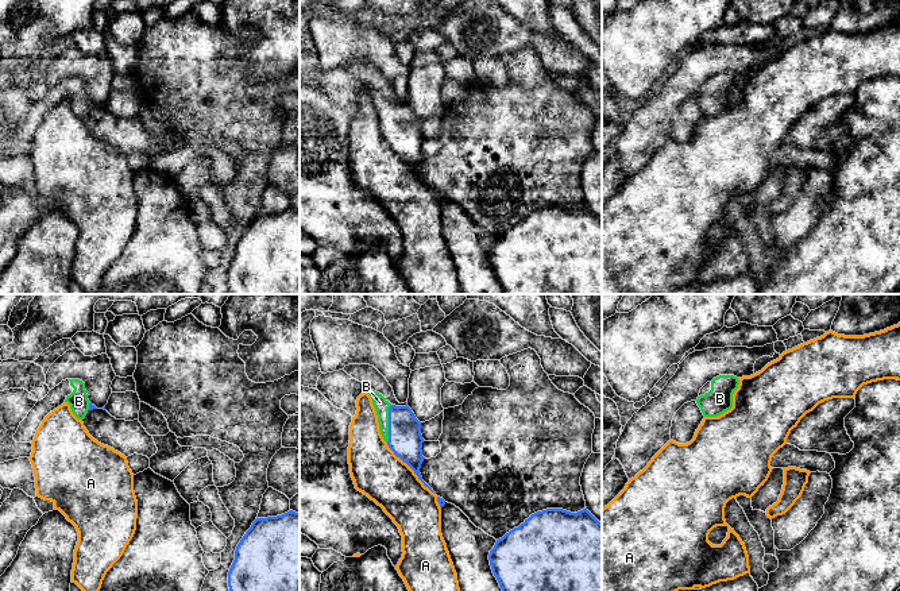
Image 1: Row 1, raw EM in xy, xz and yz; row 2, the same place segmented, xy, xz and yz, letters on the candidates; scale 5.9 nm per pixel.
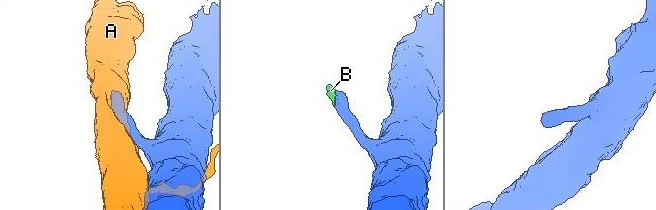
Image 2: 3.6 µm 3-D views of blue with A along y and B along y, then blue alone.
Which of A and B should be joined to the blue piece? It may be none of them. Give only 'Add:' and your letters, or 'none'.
Add: B

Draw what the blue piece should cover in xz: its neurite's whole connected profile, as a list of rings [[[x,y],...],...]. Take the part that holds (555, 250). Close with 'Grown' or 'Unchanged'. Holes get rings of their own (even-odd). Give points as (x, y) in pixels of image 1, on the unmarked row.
[[[546,206],[497,237],[488,252],[505,294],[602,294],[602,221],[586,206],[571,210]]]. Unchanged

